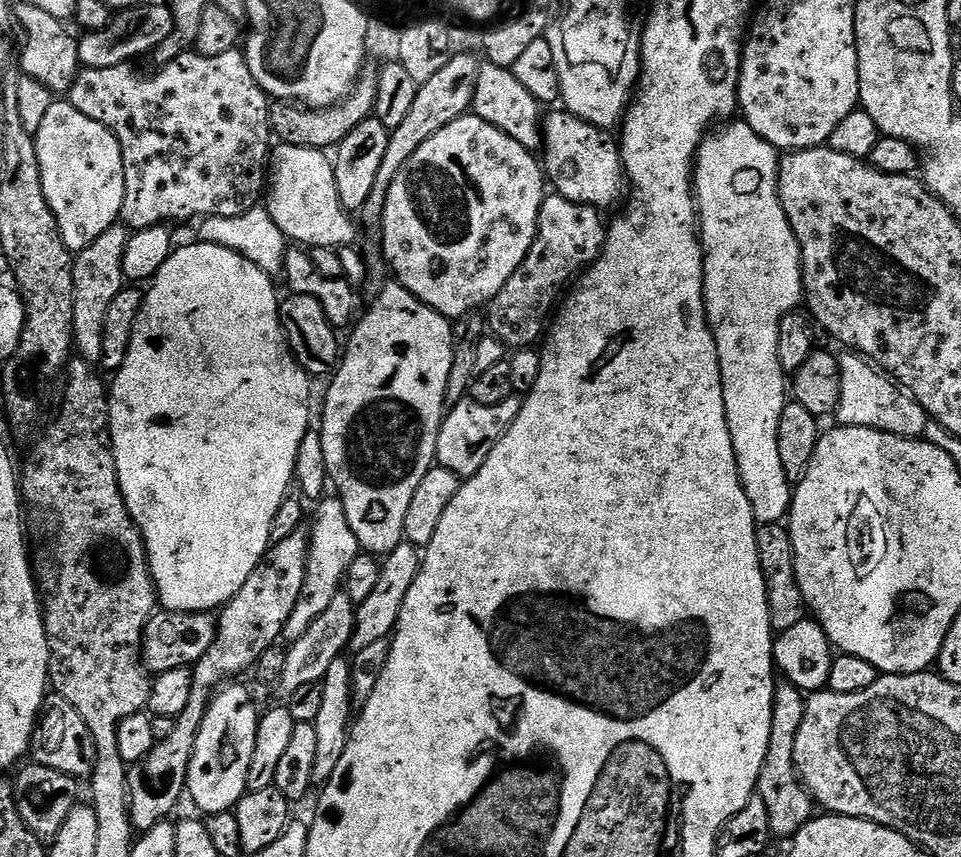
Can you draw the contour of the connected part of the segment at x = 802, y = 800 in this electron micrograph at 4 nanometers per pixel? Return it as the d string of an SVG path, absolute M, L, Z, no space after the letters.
M777 683L772 695L770 746L766 750L766 762L762 762L762 770L756 783L756 792L762 802L766 802L766 814L770 814L770 830L776 838L795 837L796 833L802 830L802 826L814 816L814 801L800 783L800 777L796 774L796 763L792 761L794 738L798 734L798 726L802 726L805 703L805 693L793 684Z

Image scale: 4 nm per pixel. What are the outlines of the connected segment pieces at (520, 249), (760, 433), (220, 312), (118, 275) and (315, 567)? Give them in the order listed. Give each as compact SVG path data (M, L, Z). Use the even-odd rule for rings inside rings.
M469 114L459 116L446 130L438 130L434 138L414 153L414 158L406 162L406 166L394 180L394 186L388 195L386 210L384 211L384 227L382 229L382 247L384 258L388 261L388 267L395 283L401 284L410 294L414 294L423 304L430 306L438 314L447 316L449 321L455 322L461 316L466 316L480 310L480 307L491 305L496 295L510 282L512 275L522 266L526 254L536 244L536 234L540 231L540 212L544 209L544 197L546 195L546 173L538 159L537 153L531 152L522 142L514 142L510 134L498 130L498 126L490 126L480 116Z
M732 122L719 132L713 131L696 153L694 165L694 195L698 213L698 235L704 247L704 305L708 311L708 324L718 346L718 358L722 370L722 386L724 387L724 405L726 406L726 422L730 426L730 438L734 442L734 454L738 462L738 474L742 486L746 490L746 498L750 498L752 513L757 525L778 524L788 515L792 506L793 481L788 479L786 470L782 470L782 457L778 455L778 422L782 418L782 410L786 403L786 374L778 365L778 330L782 318L788 312L795 312L805 299L804 267L800 257L800 243L786 218L786 210L782 210L780 201L780 157L781 153L770 142L766 142L749 124Z
M195 243L185 248L177 247L162 270L158 270L155 280L151 281L149 288L152 289L147 289L144 297L144 305L130 338L126 362L122 362L114 374L113 380L116 381L111 381L108 398L108 421L120 492L124 495L132 521L140 527L159 603L169 612L223 609L240 593L242 586L246 586L246 578L250 578L272 544L274 518L285 500L289 499L288 487L291 489L294 484L298 446L302 446L302 438L310 431L308 419L312 416L313 381L293 356L284 336L284 327L280 325L281 301L276 300L273 277L258 270L254 262L242 258L242 254L234 250L217 244Z
M117 222L106 230L106 234L98 234L90 246L75 253L72 261L72 277L74 278L74 326L72 338L79 359L89 364L99 365L102 358L102 330L106 330L106 314L110 311L110 302L118 298L118 294L126 287L122 258L126 254L126 242L130 235L123 223Z
M339 498L328 499L319 501L320 513L317 514L312 528L310 527L306 582L302 586L298 606L294 606L294 614L290 614L284 627L283 639L288 642L302 638L302 634L310 630L318 614L322 614L322 610L326 610L326 606L334 602L334 598L341 592L342 585L345 583L349 562L362 552L358 538L354 538L354 530L350 530L350 522L346 522L346 510L342 502Z

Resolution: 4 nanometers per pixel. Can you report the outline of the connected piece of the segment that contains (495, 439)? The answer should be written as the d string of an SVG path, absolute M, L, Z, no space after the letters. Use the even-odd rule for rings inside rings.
M513 394L498 406L478 406L478 402L474 402L471 398L465 398L462 402L451 405L438 430L436 464L462 478L478 474L490 450L498 446L506 430L510 430L510 426L518 418L521 403L521 397Z

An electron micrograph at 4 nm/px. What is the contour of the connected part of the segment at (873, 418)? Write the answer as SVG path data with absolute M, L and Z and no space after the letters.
M848 350L843 354L845 356L839 357L840 397L834 413L835 423L845 428L873 428L895 436L923 437L930 417L915 396L903 384L855 351Z

